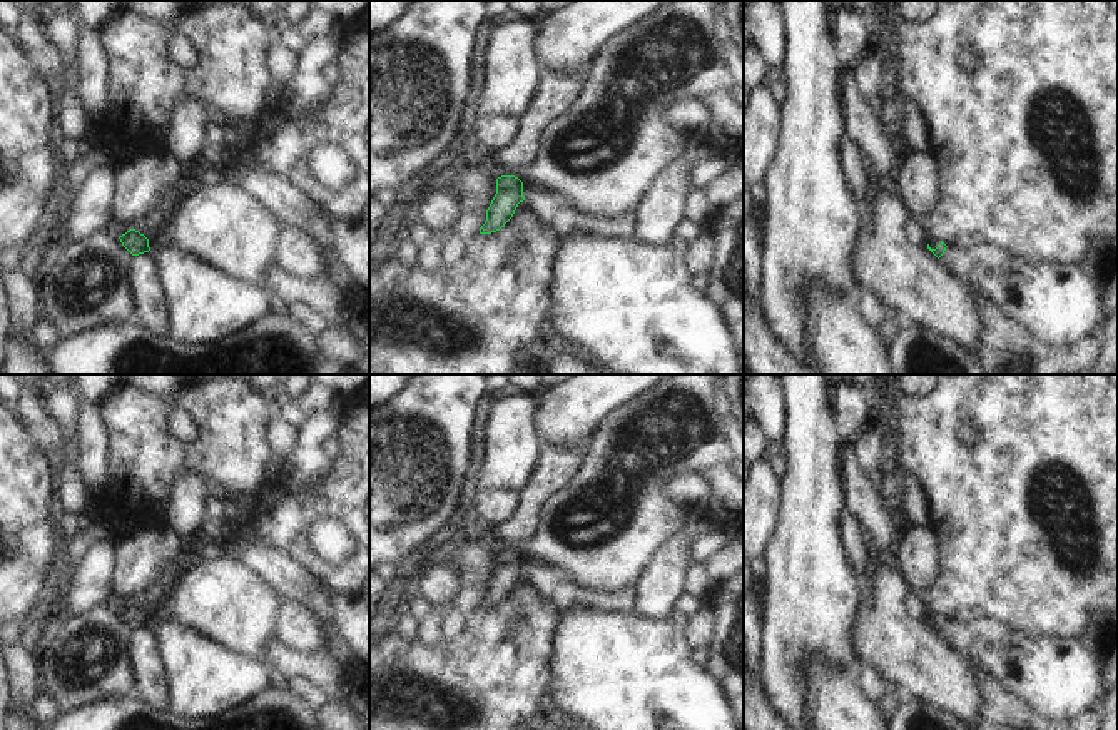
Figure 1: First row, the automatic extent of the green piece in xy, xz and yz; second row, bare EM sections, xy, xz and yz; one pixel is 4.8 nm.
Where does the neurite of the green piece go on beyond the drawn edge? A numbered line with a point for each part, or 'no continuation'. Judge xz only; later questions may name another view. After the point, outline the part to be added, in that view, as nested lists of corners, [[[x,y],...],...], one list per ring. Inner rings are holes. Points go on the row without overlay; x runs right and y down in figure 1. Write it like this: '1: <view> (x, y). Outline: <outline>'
1: xz (565, 593). Outline: [[[523,560],[523,571],[531,586],[550,598],[563,611],[597,608],[600,611],[633,613],[637,606],[637,586],[608,593],[593,591],[565,578],[541,561]]]

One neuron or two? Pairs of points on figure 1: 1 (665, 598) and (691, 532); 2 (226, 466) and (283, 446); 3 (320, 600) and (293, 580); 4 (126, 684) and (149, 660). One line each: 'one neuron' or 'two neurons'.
1: one neuron
2: two neurons
3: one neuron
4: two neurons

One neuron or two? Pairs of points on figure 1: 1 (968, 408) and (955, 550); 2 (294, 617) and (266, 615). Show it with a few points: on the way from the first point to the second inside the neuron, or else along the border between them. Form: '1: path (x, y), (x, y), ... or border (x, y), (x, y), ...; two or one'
1: path (950, 443), (950, 471), (955, 476), (955, 515); one
2: border (286, 600), (281, 610), (278, 638); two

